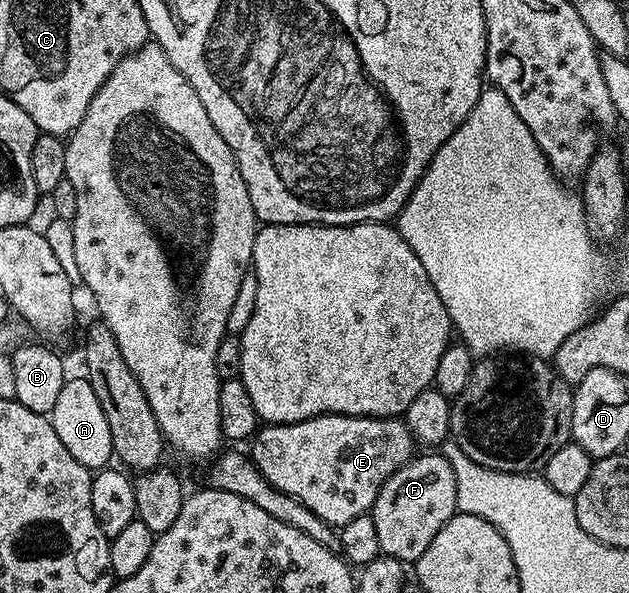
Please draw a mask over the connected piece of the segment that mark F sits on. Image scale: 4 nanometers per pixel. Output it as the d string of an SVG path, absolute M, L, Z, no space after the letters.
M440 452L426 453L429 453L426 457L414 456L385 480L371 510L382 554L402 563L416 563L419 555L427 551L427 543L431 543L431 539L435 539L435 535L439 535L441 528L458 512L455 471L451 463L447 463Z

